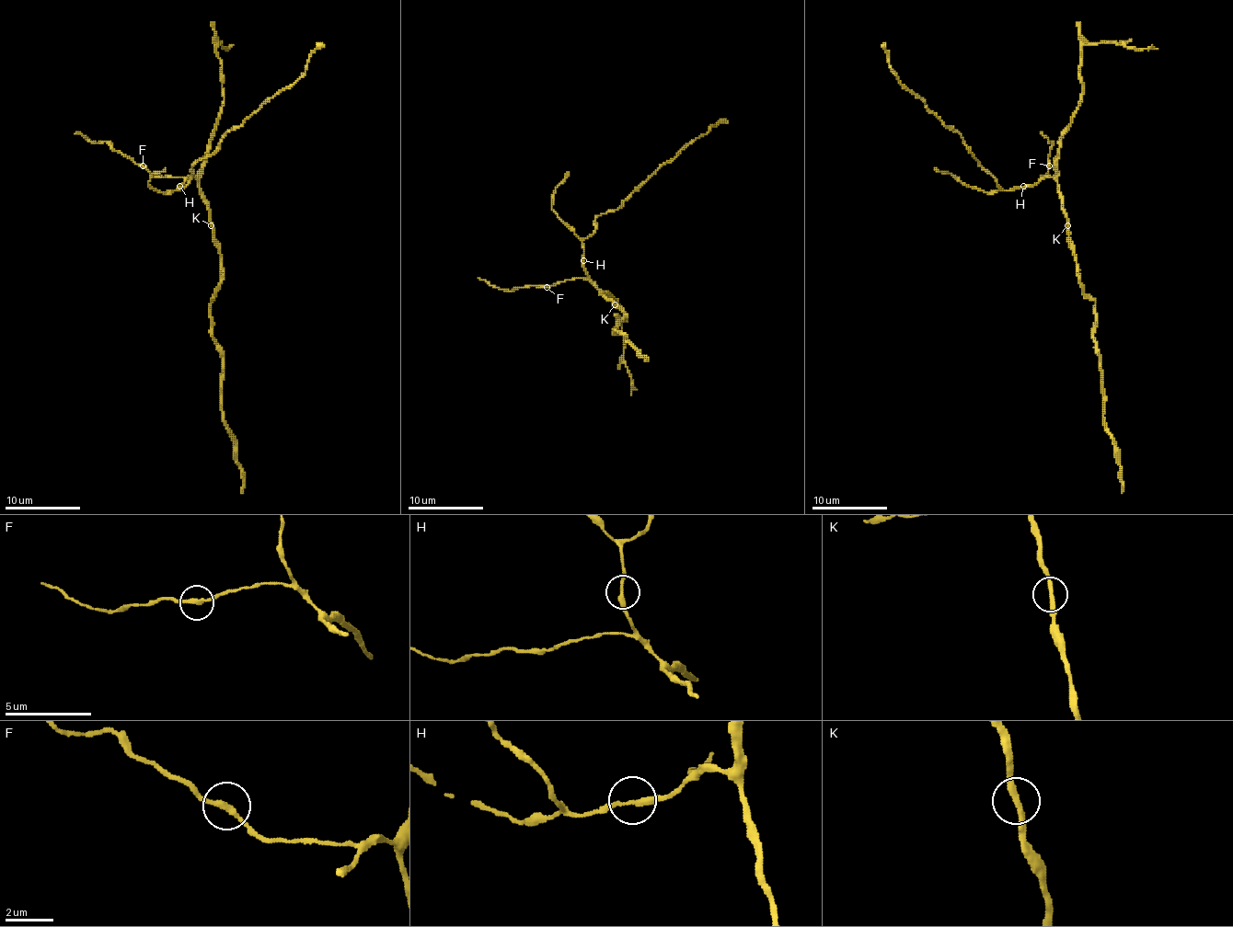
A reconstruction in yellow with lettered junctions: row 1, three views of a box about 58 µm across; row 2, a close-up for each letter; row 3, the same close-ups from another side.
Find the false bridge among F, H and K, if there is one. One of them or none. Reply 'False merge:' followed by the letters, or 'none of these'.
False merge: none of these

